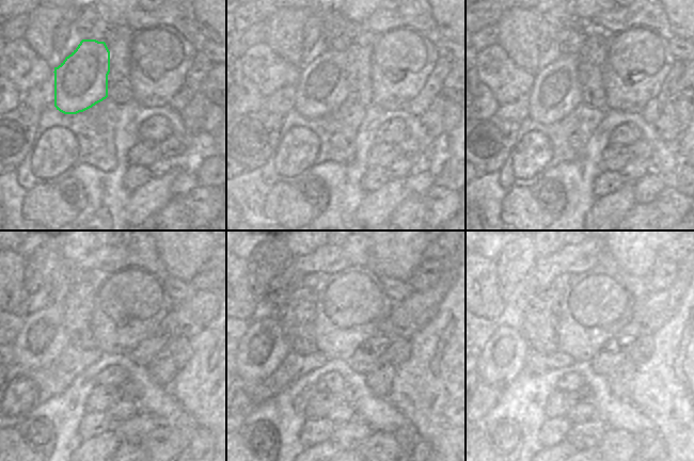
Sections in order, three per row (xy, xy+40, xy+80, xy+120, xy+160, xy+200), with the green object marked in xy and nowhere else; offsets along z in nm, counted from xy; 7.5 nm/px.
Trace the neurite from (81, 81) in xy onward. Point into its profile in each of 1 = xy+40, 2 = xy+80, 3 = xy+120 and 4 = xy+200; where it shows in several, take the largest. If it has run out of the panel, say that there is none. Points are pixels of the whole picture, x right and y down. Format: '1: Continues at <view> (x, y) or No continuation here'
1: Continues at xy+40 (321, 85)
2: Continues at xy+80 (555, 91)
3: Continues at xy+120 (42, 344)
4: Continues at xy+200 (503, 359)

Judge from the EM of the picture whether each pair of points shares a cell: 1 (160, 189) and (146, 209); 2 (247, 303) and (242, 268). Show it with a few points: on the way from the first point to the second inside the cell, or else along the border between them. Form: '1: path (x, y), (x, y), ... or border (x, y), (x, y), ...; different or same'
1: path (155, 194), (146, 204); same
2: path (242, 295), (242, 276); same

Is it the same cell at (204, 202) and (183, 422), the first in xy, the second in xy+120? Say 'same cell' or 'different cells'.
same cell

